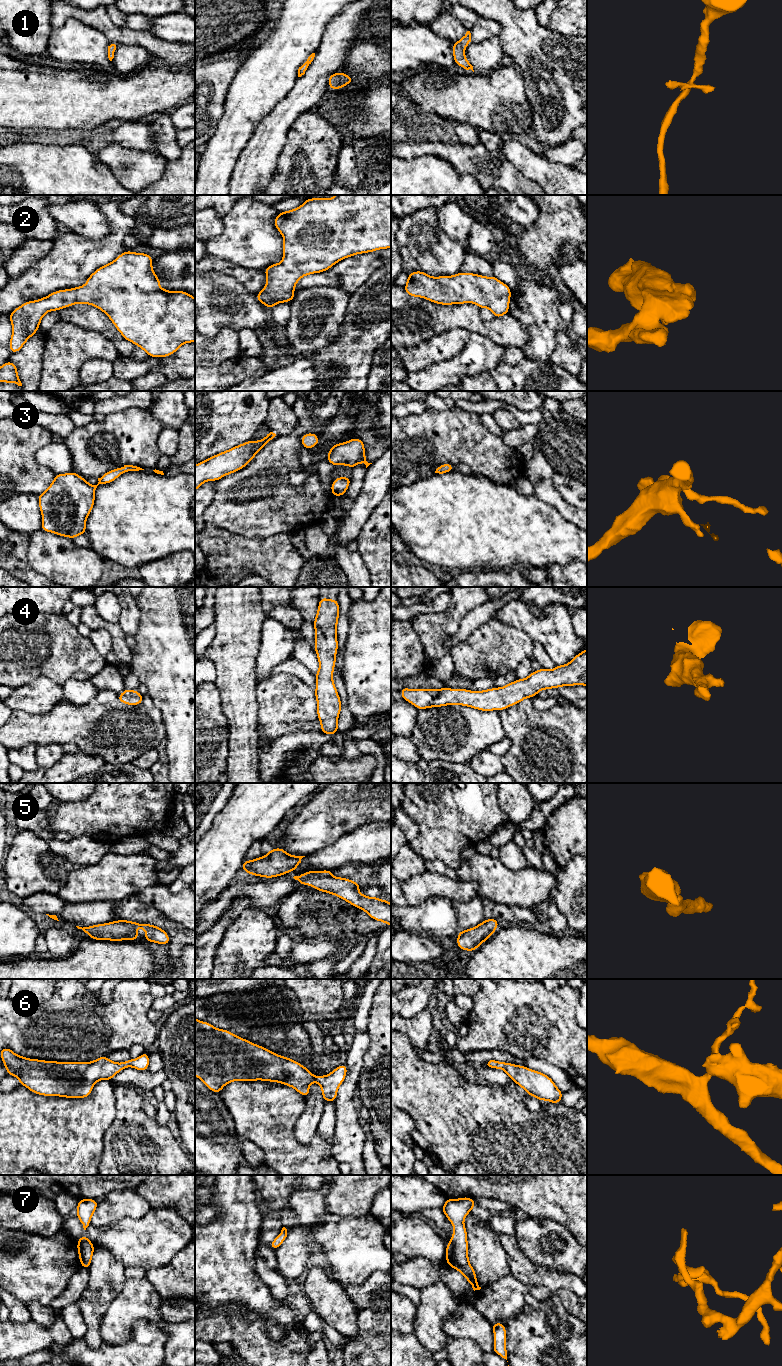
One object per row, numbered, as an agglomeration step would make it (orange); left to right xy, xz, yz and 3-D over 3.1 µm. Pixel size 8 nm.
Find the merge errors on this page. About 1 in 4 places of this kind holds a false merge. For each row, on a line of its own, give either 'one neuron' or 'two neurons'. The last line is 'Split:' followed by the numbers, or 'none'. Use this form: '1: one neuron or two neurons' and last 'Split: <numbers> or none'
1: one neuron
2: one neuron
3: one neuron
4: one neuron
5: one neuron
6: one neuron
7: one neuron
Split: none

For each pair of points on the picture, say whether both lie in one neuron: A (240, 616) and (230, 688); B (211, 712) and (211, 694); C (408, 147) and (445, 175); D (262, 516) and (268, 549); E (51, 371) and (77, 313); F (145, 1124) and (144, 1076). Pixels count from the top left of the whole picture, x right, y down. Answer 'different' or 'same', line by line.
A: same
B: same
C: different
D: different
E: different
F: different

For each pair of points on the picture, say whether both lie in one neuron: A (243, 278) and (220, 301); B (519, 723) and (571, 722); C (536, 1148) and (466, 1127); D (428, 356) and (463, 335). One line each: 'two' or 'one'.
A: two
B: one
C: one
D: one

